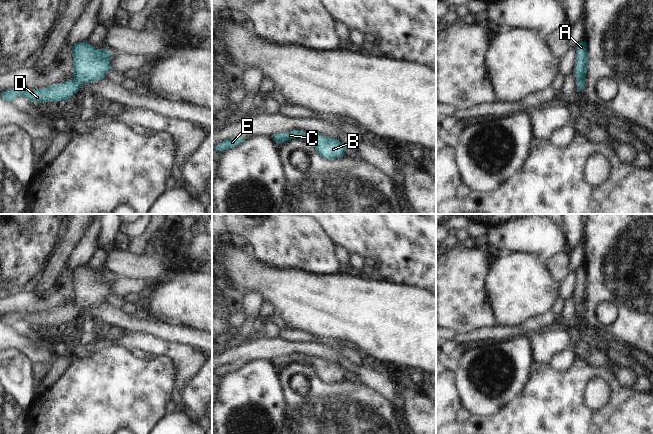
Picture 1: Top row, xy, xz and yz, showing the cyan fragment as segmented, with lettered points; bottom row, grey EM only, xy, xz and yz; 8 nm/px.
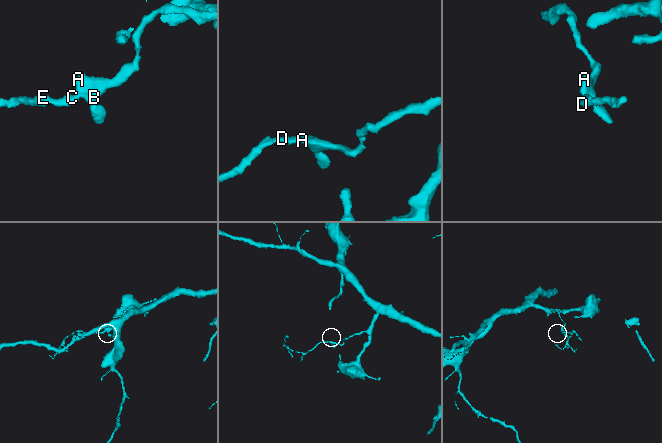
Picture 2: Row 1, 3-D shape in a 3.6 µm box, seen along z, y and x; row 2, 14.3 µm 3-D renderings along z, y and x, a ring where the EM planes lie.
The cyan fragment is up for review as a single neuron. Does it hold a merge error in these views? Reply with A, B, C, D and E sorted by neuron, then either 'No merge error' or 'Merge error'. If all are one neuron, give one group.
Groups: A B C D E. No merge error

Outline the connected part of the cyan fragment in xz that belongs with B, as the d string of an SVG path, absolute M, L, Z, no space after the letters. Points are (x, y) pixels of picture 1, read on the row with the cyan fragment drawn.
M296 129L273 135L271 138L277 144L291 139L307 138L322 159L336 159L343 156L346 150L346 146L338 139L332 139L317 133L301 132Z

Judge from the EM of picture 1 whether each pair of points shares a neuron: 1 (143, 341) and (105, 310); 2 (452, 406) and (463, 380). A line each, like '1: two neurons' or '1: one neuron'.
1: two neurons
2: two neurons

